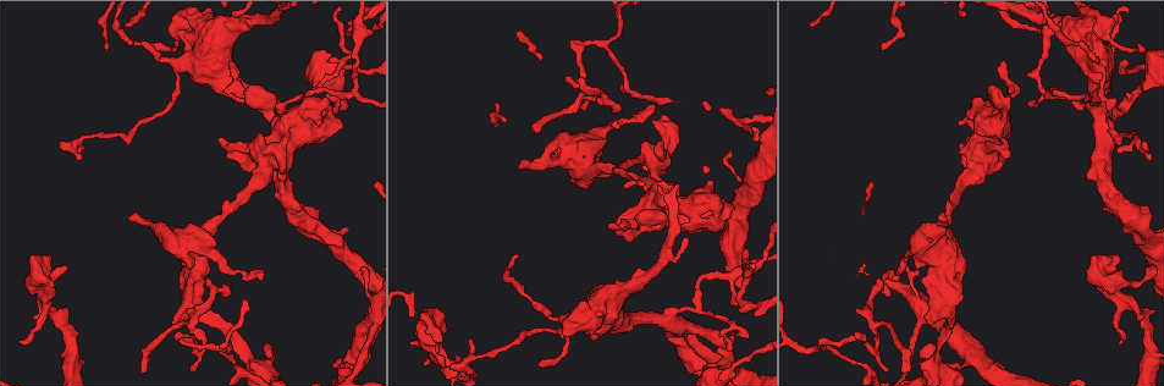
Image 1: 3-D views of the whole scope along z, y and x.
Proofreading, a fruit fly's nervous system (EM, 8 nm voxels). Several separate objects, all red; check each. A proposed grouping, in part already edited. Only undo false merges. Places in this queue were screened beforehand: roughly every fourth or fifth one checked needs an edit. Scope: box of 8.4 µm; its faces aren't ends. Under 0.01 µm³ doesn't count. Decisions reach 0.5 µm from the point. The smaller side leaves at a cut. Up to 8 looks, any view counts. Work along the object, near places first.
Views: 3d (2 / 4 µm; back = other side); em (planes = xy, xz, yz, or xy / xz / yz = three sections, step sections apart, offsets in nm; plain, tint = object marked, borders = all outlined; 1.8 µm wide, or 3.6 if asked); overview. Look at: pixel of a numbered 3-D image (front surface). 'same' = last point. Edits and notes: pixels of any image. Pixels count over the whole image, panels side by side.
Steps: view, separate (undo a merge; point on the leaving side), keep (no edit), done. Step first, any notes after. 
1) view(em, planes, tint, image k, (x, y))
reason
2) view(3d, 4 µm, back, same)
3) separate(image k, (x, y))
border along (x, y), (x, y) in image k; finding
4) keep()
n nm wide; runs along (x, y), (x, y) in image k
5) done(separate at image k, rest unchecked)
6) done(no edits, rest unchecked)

view(3d, 4 µm, image 1, (721, 374))
thick turns thin

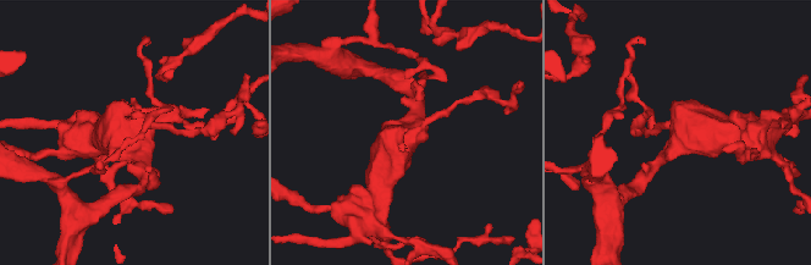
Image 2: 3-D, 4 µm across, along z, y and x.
view(em, 3.6 µm, planes, plain, image 2, (409, 129))
shape alone is not enough

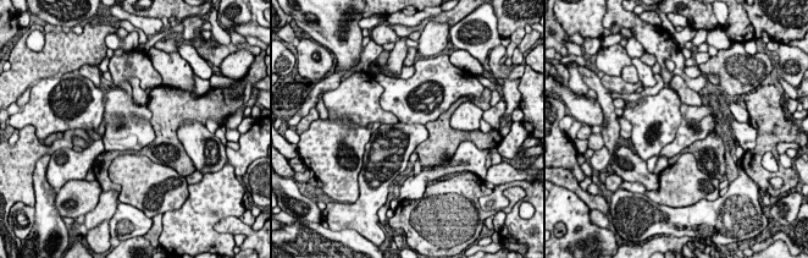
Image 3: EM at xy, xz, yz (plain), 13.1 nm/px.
view(em, 3.6 µm, planes, tint, same)
where the object lies

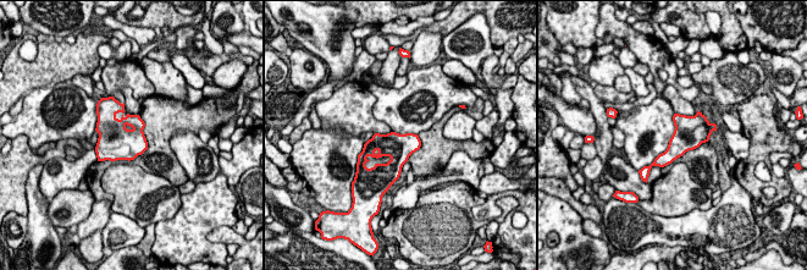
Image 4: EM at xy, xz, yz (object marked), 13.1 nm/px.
keep()
continuous, no second cell

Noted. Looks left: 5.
view(em, planes, tint, image 1, (1079, 39))
sharp bend

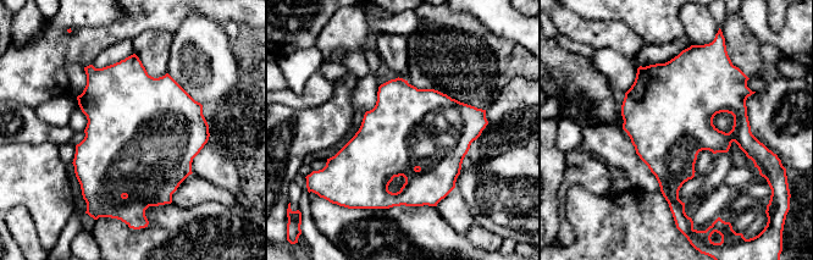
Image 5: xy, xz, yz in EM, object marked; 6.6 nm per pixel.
keep()
600 nm wide; all the same cell

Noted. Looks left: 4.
view(3d, 2 µm, back, image 1, (271, 163))

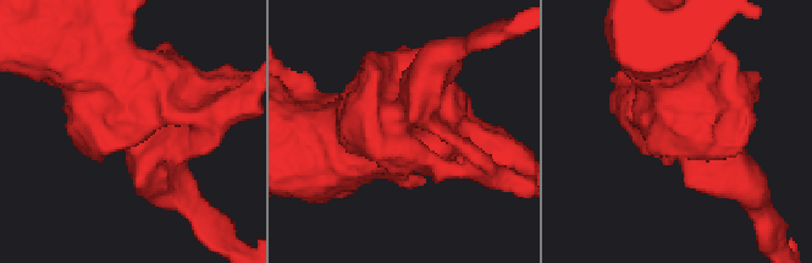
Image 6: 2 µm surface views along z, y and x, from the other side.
view(em, planes, tint, image 6, (136, 133))
now the EM

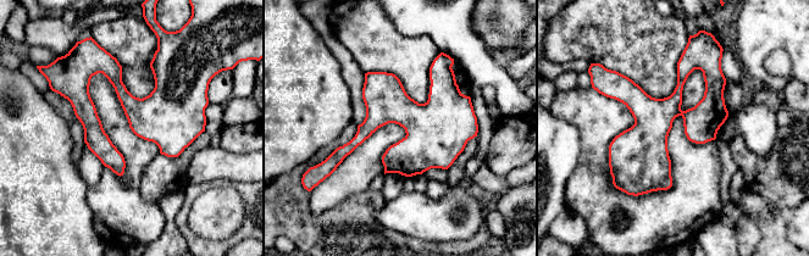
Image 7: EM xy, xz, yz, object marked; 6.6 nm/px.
keep()
260 nm wide; all the same cell

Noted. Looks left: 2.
done(no edits, rest unchecked)

